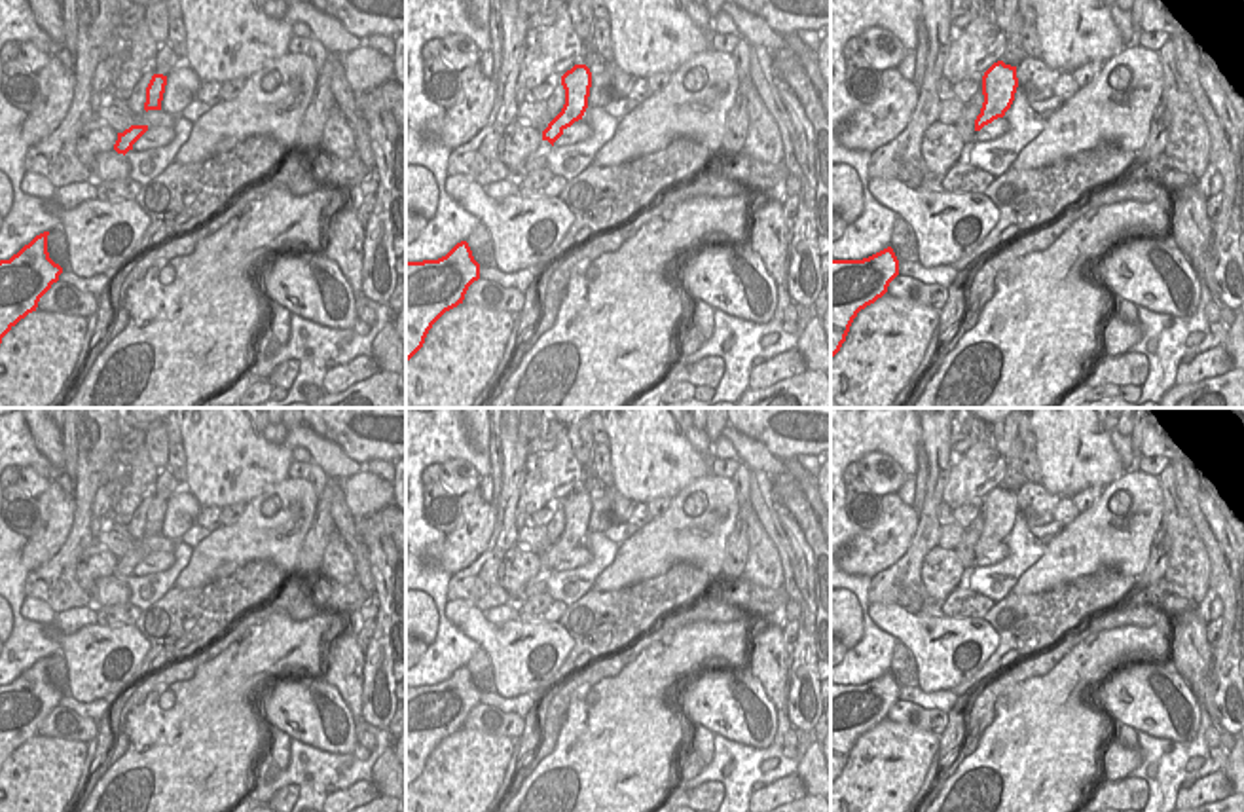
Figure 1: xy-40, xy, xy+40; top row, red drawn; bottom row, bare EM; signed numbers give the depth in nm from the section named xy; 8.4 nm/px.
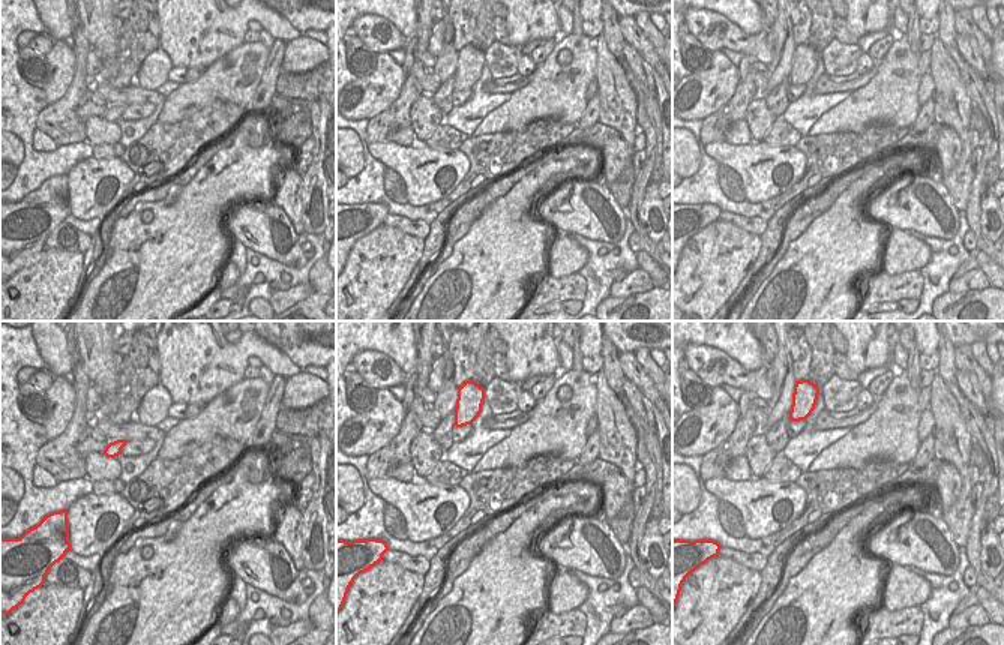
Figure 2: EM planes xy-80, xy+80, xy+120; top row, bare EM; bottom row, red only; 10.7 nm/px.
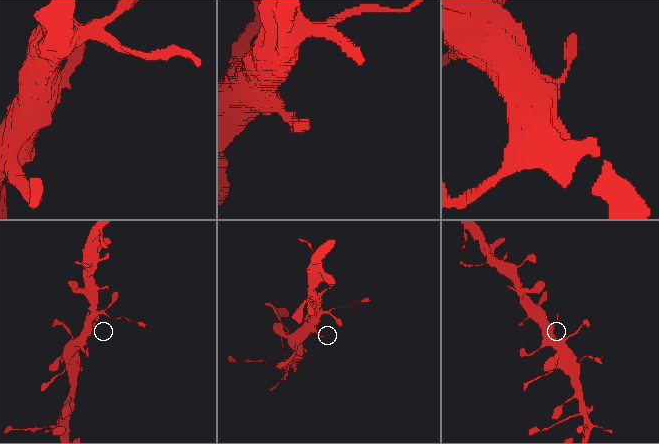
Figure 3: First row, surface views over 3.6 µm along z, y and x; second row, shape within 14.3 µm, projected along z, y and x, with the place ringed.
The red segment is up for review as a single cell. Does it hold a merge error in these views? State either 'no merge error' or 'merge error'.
no merge error

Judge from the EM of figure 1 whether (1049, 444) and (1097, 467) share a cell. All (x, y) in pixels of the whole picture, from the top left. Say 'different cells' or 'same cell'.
same cell

